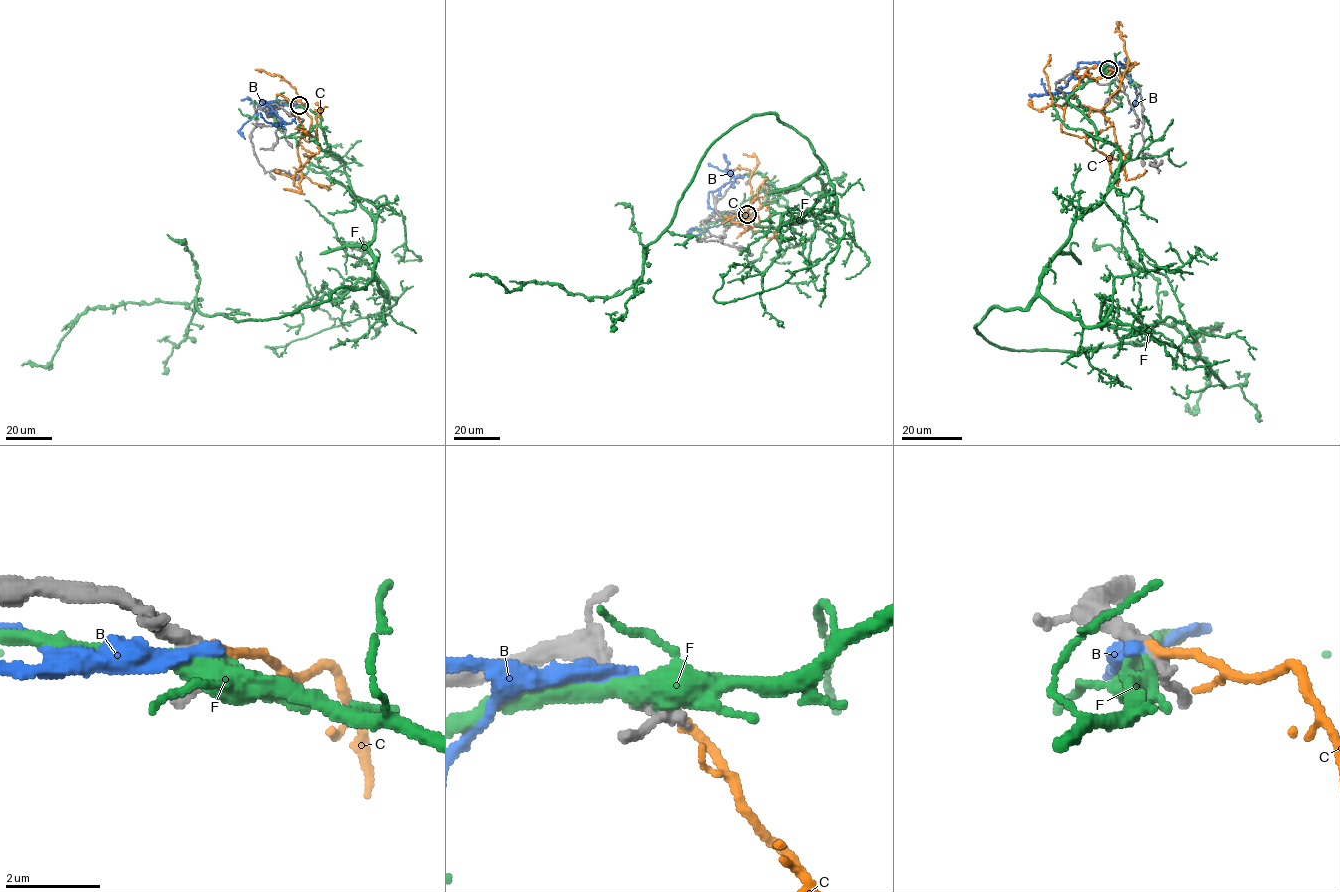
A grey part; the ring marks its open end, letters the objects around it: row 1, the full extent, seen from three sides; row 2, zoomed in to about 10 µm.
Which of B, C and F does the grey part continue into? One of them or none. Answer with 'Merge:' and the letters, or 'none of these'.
Merge: none of these

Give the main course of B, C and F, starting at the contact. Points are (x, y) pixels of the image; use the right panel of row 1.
B: (1107, 68), (1095, 62), (1078, 63), (1067, 84), (1053, 93), (1048, 93), (1042, 78)
C: (1108, 68), (1121, 81), (1100, 110), (1124, 155), (1114, 178), (1107, 157), (1061, 128), (1084, 75), (1111, 72)
F: (1108, 69), (1067, 99), (1118, 178), (1038, 295), (975, 329), (1078, 352), (1217, 326), (1190, 410)

